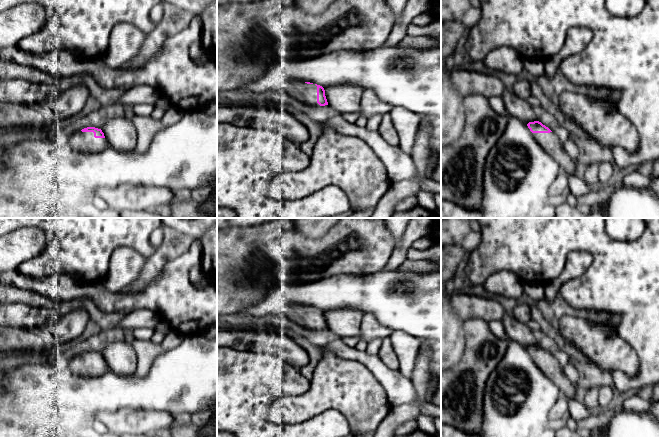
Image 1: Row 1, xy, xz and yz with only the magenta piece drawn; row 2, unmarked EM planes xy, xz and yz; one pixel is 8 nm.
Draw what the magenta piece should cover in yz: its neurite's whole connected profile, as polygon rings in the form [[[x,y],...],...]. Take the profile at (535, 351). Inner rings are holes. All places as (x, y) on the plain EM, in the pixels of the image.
[[[539,345],[529,346],[527,350],[537,366],[559,390],[567,398],[574,398],[576,394],[575,383],[567,378],[558,360]]]

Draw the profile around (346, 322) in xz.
[[[342,308],[324,312],[328,329],[341,339],[359,336],[363,313],[357,309]]]

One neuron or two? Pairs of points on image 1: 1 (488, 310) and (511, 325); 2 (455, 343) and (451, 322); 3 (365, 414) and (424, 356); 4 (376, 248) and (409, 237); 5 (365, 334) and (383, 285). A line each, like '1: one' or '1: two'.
1: two
2: one
3: two
4: two
5: two

